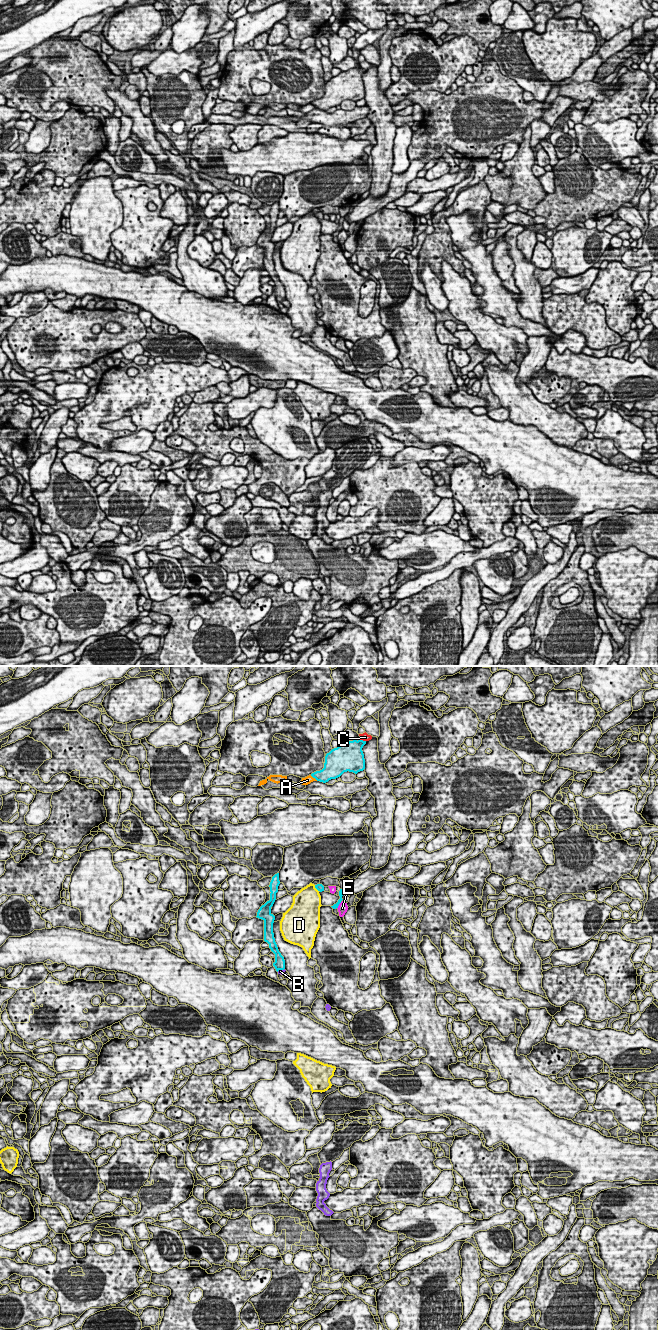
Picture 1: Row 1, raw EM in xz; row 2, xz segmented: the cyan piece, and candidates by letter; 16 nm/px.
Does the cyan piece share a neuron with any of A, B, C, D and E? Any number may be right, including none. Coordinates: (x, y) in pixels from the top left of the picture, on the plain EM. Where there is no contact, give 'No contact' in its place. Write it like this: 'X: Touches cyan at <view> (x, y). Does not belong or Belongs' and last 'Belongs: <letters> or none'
A: Touches cyan at xz (314, 105). Does not belong
B: Touches cyan at xz (280, 297). Belongs
C: Touches cyan at xz (362, 68). Does not belong
D: Touches cyan at xz (315, 215). Does not belong
E: Touches cyan at xz (338, 233). Does not belong
Belongs: B

